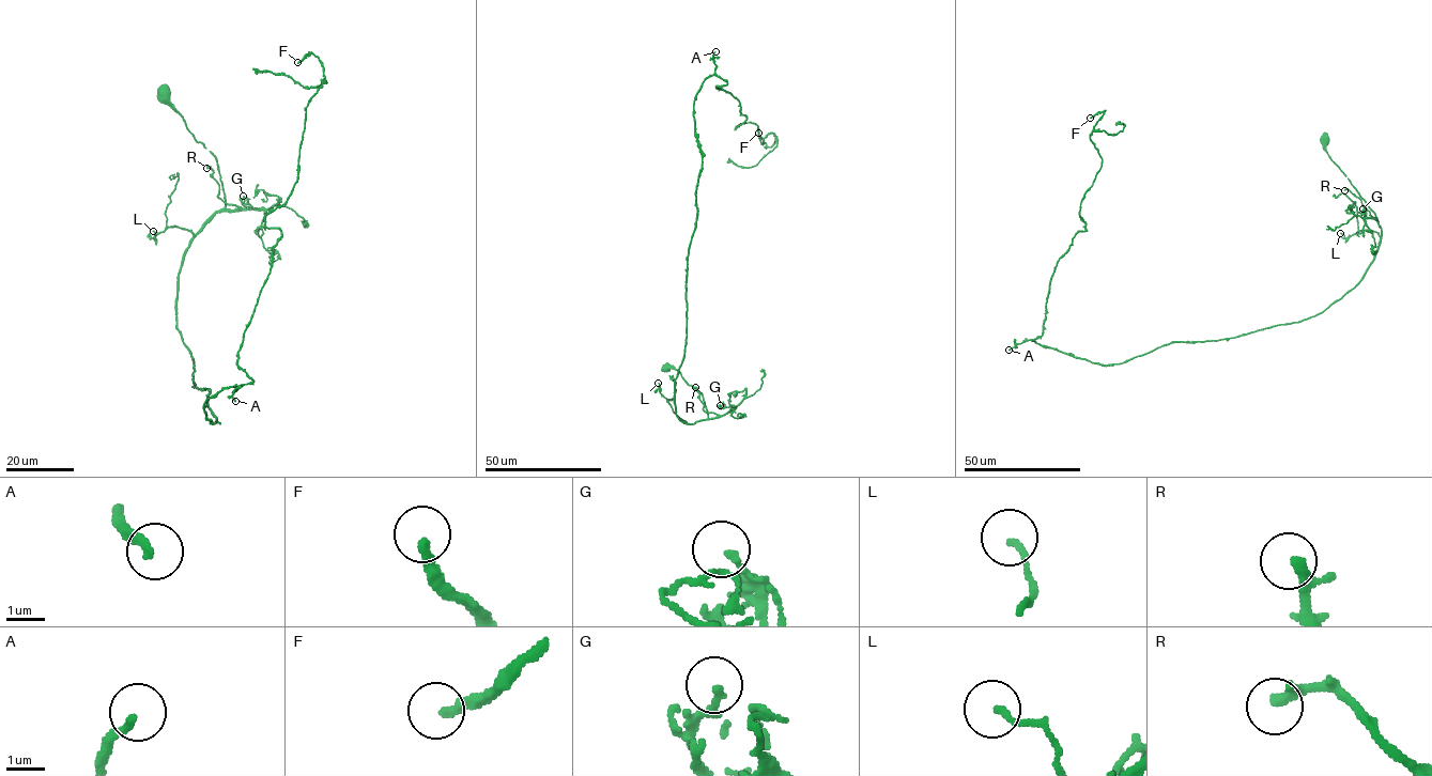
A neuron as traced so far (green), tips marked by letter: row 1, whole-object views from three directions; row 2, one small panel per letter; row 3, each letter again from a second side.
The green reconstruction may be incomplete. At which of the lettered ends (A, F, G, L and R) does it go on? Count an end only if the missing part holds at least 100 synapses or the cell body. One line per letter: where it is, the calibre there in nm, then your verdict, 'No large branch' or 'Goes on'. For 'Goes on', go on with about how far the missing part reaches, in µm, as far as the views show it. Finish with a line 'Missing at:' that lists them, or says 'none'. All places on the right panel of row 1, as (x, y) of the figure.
A: Place: (1009, 350). Thickness 240 nm. Goes on. Missing length about 120 µm
F: Place: (1090, 118). Thickness 280 nm. No large branch
G: Place: (1363, 208). Thickness 180 nm. No large branch
L: Place: (1340, 233). Thickness 140 nm. No large branch
R: Place: (1344, 190). Thickness 240 nm. No large branch
Missing at: A

